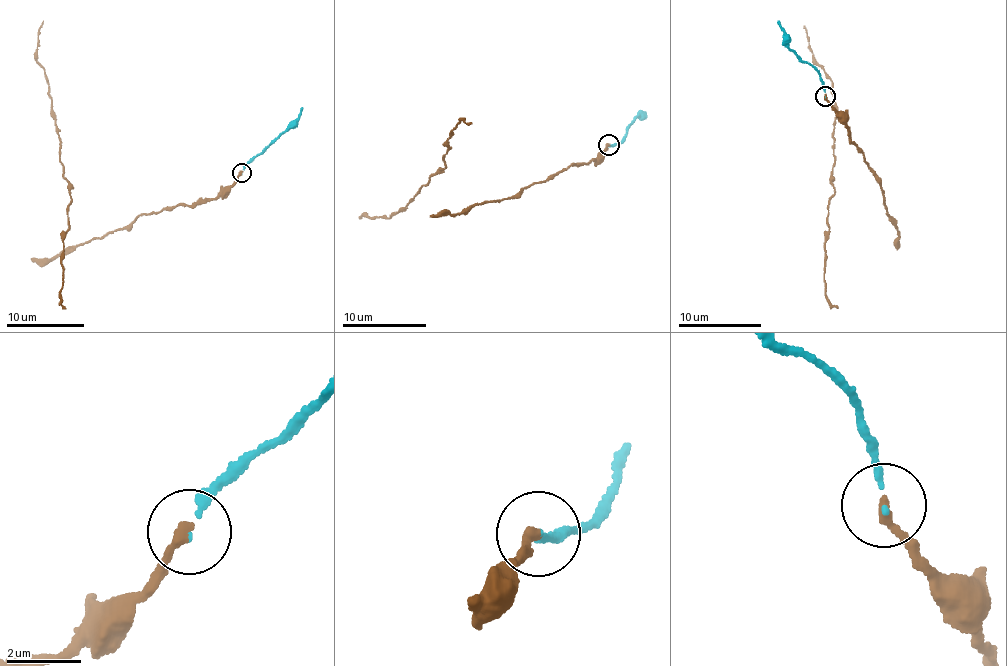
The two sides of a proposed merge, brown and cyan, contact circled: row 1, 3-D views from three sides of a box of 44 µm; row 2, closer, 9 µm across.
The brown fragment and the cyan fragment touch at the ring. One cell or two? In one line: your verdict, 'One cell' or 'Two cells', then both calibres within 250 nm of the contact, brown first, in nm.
One cell. Thickness 280 nm (brown) against 140 nm

